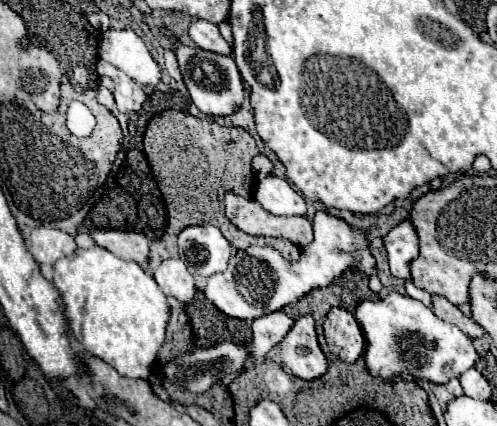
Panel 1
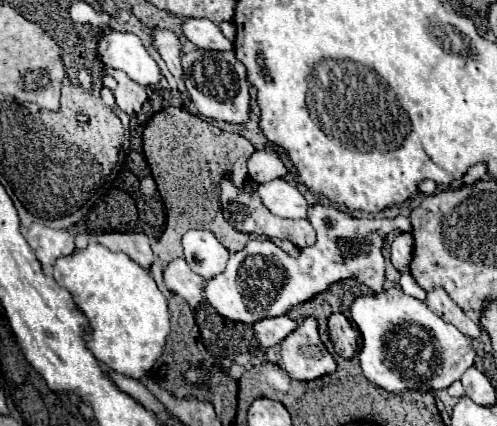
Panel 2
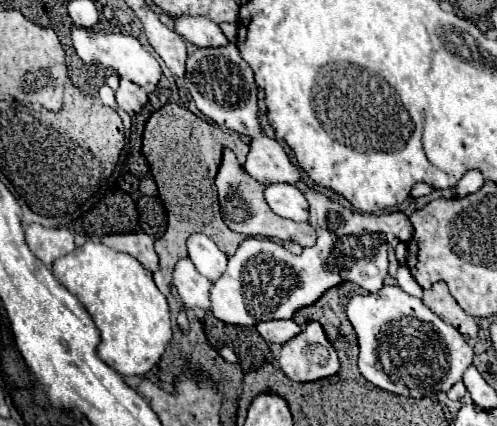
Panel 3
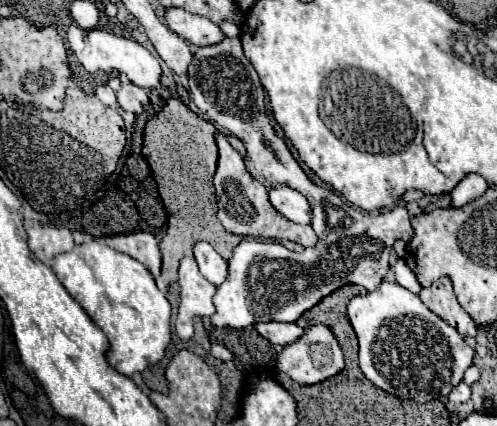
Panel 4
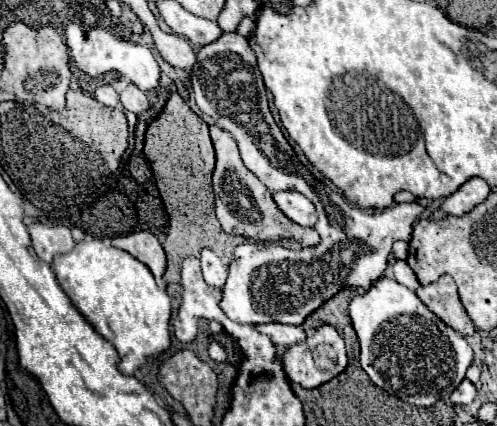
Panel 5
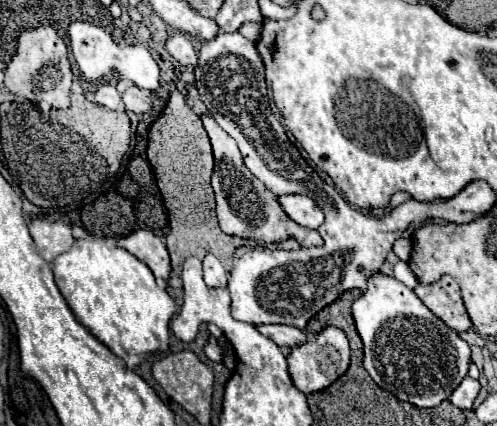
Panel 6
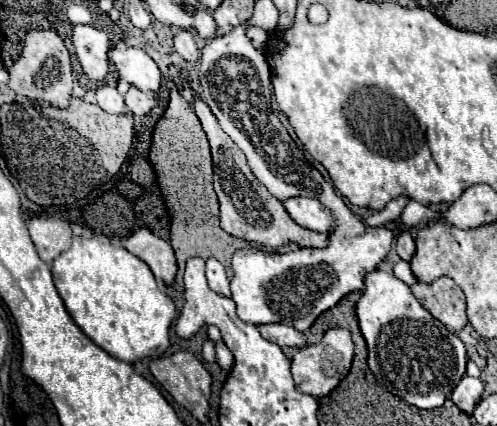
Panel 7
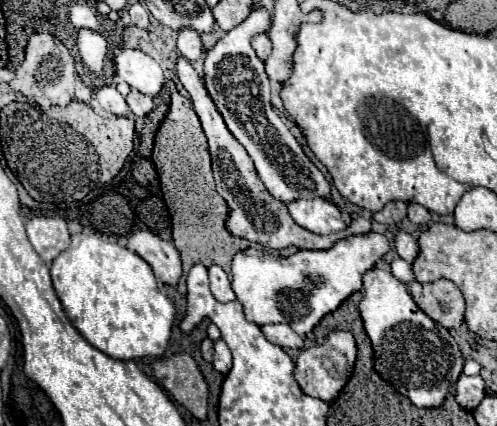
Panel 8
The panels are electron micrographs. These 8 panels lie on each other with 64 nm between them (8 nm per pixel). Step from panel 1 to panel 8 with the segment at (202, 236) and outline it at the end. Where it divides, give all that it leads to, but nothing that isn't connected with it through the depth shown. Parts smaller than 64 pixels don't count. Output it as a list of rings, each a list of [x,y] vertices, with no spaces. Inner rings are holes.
[[[210,266],[208,276],[210,276],[210,290],[212,290],[212,294],[214,294],[214,298],[218,302],[236,300],[236,294],[234,294],[234,290],[230,286],[230,280],[228,280],[226,272],[220,266]]]

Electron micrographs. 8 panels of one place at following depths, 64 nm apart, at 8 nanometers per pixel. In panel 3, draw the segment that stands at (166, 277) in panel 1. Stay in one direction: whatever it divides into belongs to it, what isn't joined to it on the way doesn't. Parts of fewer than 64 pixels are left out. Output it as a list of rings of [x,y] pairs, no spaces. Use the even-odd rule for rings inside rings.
[[[182,258],[182,260],[178,260],[178,264],[174,268],[172,284],[176,286],[176,290],[178,290],[180,298],[182,298],[183,309],[177,318],[178,328],[182,332],[188,332],[186,310],[188,308],[190,310],[200,308],[204,312],[210,312],[210,288],[212,288],[212,282],[196,272],[190,258]]]

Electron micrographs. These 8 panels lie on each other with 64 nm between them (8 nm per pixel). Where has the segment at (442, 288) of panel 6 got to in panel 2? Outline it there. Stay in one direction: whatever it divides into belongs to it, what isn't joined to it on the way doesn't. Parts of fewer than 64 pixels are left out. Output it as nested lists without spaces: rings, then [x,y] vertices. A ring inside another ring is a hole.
[[[442,288],[430,290],[430,292],[426,294],[426,300],[424,300],[424,302],[426,302],[428,308],[430,308],[432,312],[436,312],[442,320],[454,324],[464,336],[468,336],[468,338],[478,338],[478,336],[480,336],[480,326],[474,324],[474,322],[462,312],[462,308],[456,306],[456,304],[450,300],[450,296],[448,296]]]

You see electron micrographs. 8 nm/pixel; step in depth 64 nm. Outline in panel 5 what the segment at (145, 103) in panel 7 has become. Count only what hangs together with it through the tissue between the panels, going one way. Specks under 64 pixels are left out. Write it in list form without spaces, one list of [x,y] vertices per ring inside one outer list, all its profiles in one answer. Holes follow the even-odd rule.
[[[128,84],[126,90],[120,92],[120,102],[122,102],[122,106],[126,110],[130,110],[134,114],[142,114],[142,112],[146,112],[150,108],[148,96],[140,88],[136,88],[134,84]]]

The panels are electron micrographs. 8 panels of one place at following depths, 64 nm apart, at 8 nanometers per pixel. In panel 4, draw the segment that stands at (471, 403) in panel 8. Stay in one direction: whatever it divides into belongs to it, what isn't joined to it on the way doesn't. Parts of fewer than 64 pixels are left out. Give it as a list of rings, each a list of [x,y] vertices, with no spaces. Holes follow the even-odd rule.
[[[460,382],[452,392],[450,392],[450,396],[448,396],[448,400],[450,402],[454,402],[454,404],[458,404],[458,402],[468,402],[470,400],[470,386],[466,384],[466,382]]]

